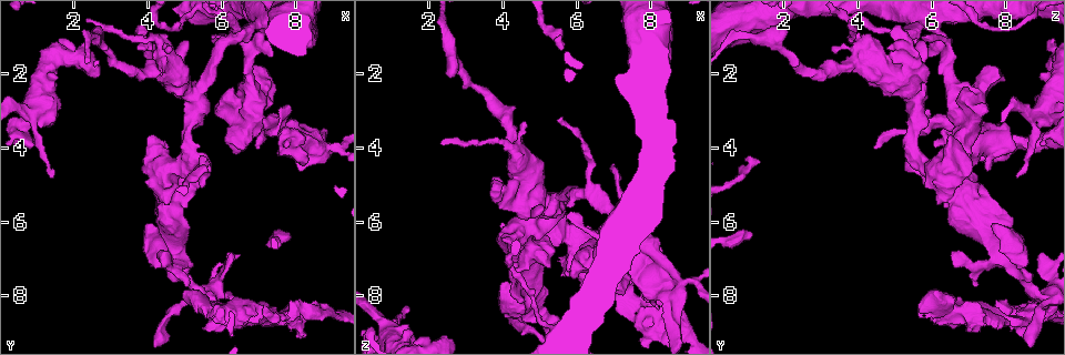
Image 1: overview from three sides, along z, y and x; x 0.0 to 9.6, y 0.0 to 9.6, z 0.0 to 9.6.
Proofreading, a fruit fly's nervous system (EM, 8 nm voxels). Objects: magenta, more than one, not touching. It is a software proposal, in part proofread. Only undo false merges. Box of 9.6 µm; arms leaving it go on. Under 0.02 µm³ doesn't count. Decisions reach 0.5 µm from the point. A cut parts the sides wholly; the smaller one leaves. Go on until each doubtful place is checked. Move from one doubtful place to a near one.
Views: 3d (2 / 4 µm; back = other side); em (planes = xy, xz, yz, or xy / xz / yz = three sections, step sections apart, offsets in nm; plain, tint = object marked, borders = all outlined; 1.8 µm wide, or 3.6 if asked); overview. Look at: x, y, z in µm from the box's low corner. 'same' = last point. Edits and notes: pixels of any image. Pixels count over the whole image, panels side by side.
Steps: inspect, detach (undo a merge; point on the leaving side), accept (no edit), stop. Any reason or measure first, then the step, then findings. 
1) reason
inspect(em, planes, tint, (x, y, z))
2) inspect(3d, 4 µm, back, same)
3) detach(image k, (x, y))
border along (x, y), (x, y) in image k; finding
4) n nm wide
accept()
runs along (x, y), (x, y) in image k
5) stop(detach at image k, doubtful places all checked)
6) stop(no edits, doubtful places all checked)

inspect(em, xz, step 8, tint, (5.25, 7.80, 8.70))

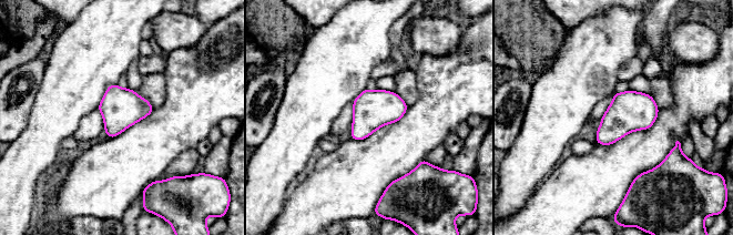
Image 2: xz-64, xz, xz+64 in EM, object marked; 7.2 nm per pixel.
accept()
all the same cell

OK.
a narrow waist
inspect(em, 3.6 µm, xz, step 8, tint, (6.90, 3.10, 6.70))

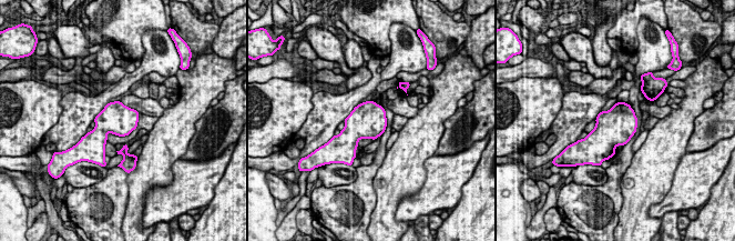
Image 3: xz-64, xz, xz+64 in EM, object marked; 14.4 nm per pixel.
another direction
inspect(em, 3.6 µm, planes, tint, same)

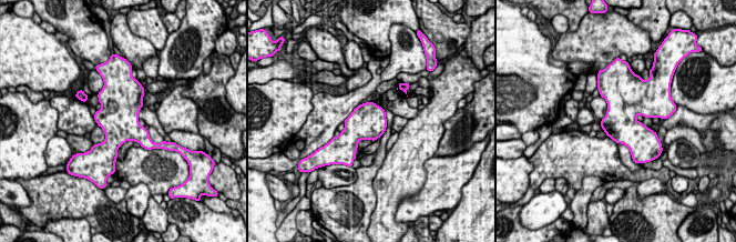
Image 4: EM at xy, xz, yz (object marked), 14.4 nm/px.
accept()
continuous, no second cell

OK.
sharp bend
inspect(em, 3.6 µm, planes, tint, (5.05, 2.45, 5.45))

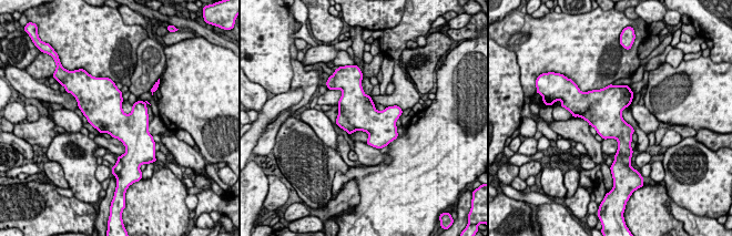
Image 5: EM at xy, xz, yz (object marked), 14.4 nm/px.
accept()
all the same cell

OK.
four-way junction
inspect(3d, 2 µm, back, (8.05, 8.50, 8.75))

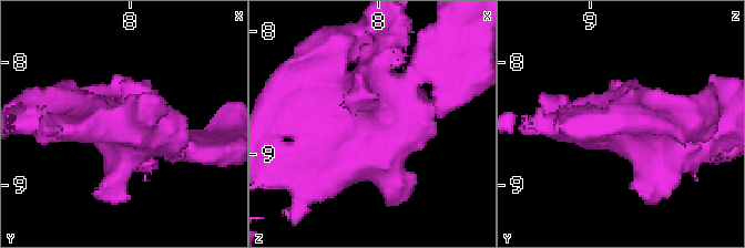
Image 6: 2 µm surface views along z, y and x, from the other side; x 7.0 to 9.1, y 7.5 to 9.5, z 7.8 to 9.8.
inspect(em, yz, step 8, tint, (8.04, 8.46, 8.72))

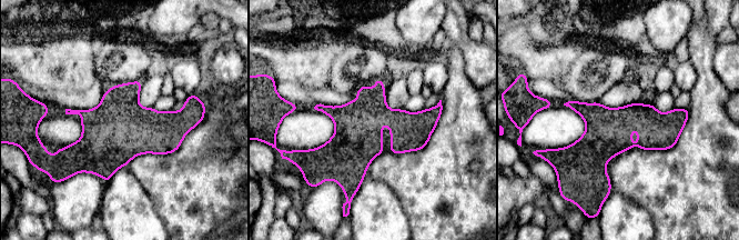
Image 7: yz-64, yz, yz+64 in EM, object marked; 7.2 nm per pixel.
accept()
runs along (438, 110), (314, 152) in image 7; all the same cell

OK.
sharp bend
inspect(em, yz, step 4, tint, (8.80, 8.40, 8.70))

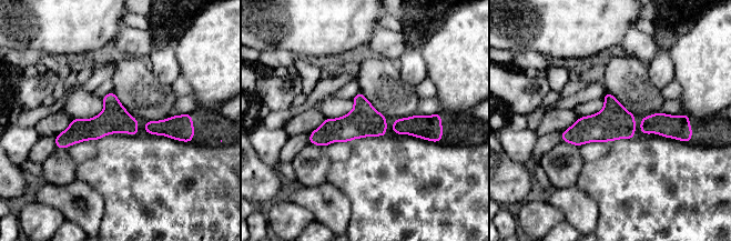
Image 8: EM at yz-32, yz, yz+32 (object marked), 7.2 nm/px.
cut it another way
inspect(em, planes, tint, same)

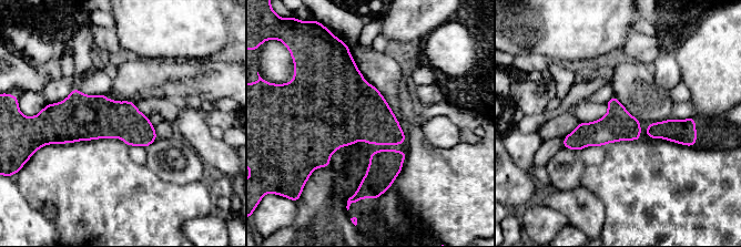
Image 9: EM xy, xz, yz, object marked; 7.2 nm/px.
accept()
all the same cell

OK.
stop(no edits, doubtful places all checked)

